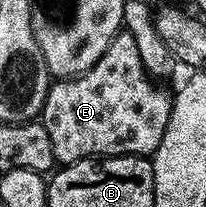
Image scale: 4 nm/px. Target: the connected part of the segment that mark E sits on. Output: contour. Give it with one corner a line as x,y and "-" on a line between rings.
120,32
108,44
104,56
88,68
88,72
76,78
63,78
51,85
50,91
42,105
40,121
48,128
48,136
52,140
52,152
59,163
69,164
82,162
85,158
119,158
125,154
153,156
160,148
160,140
164,140
164,132
170,119
171,95
157,90
144,64
140,64
140,52
136,52
136,44
132,36

